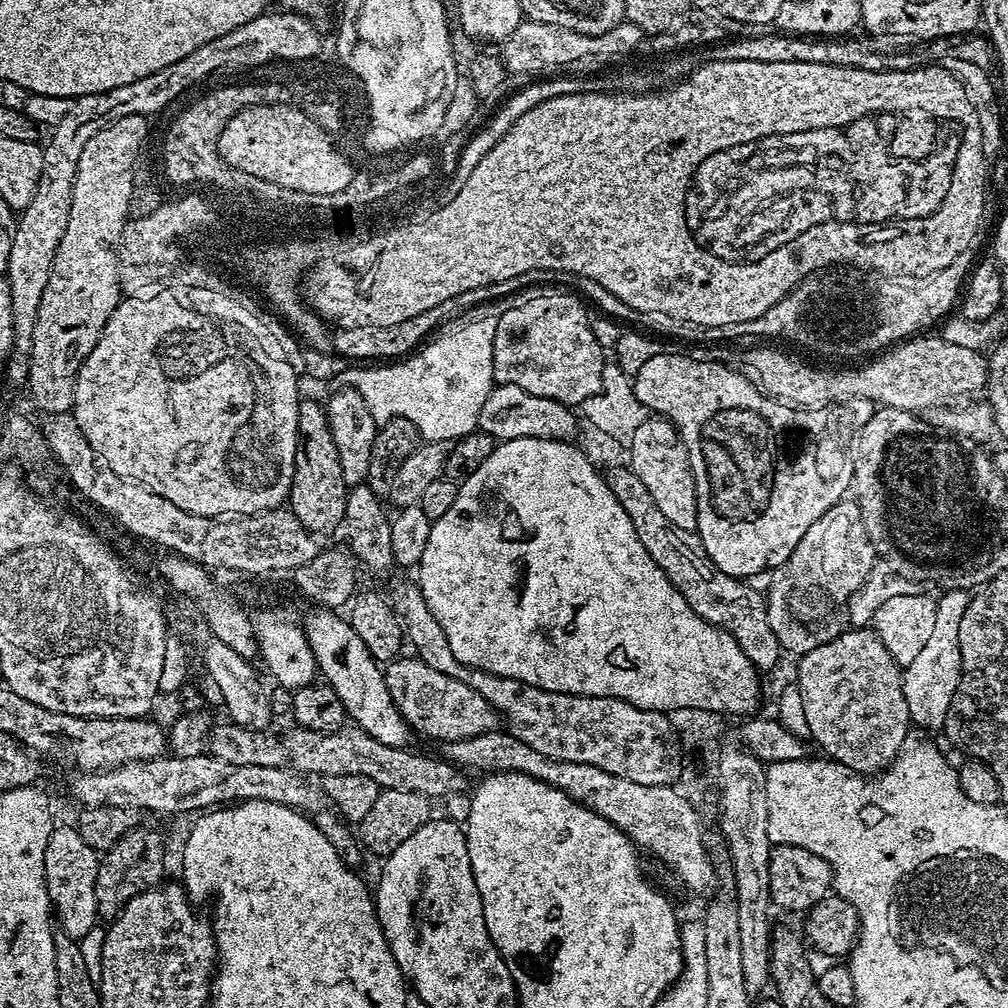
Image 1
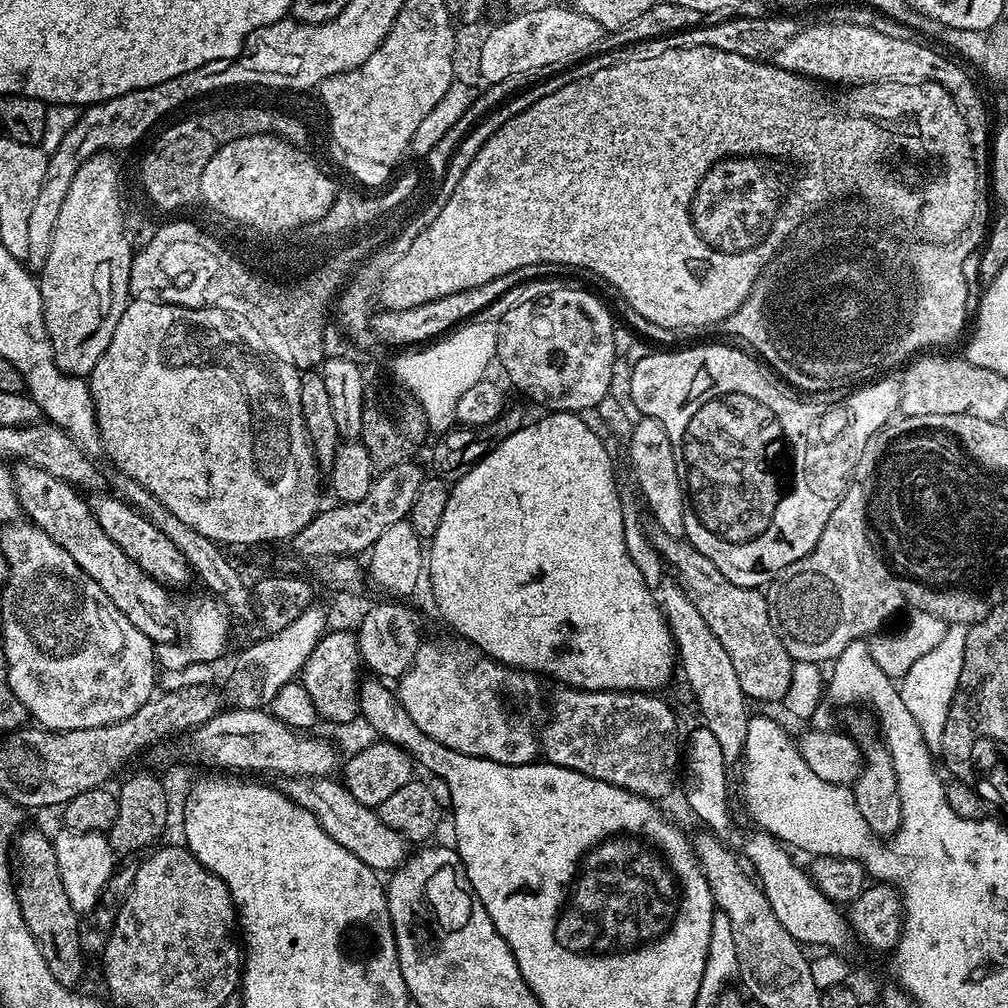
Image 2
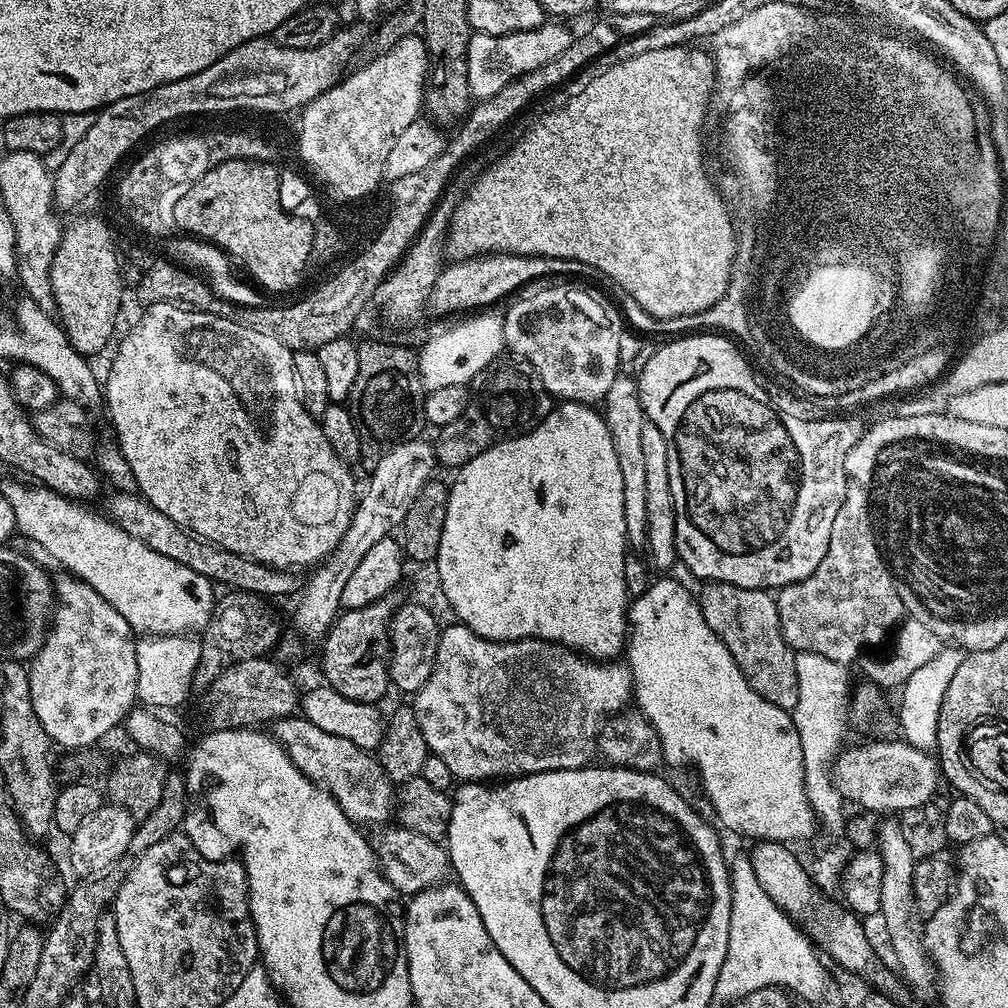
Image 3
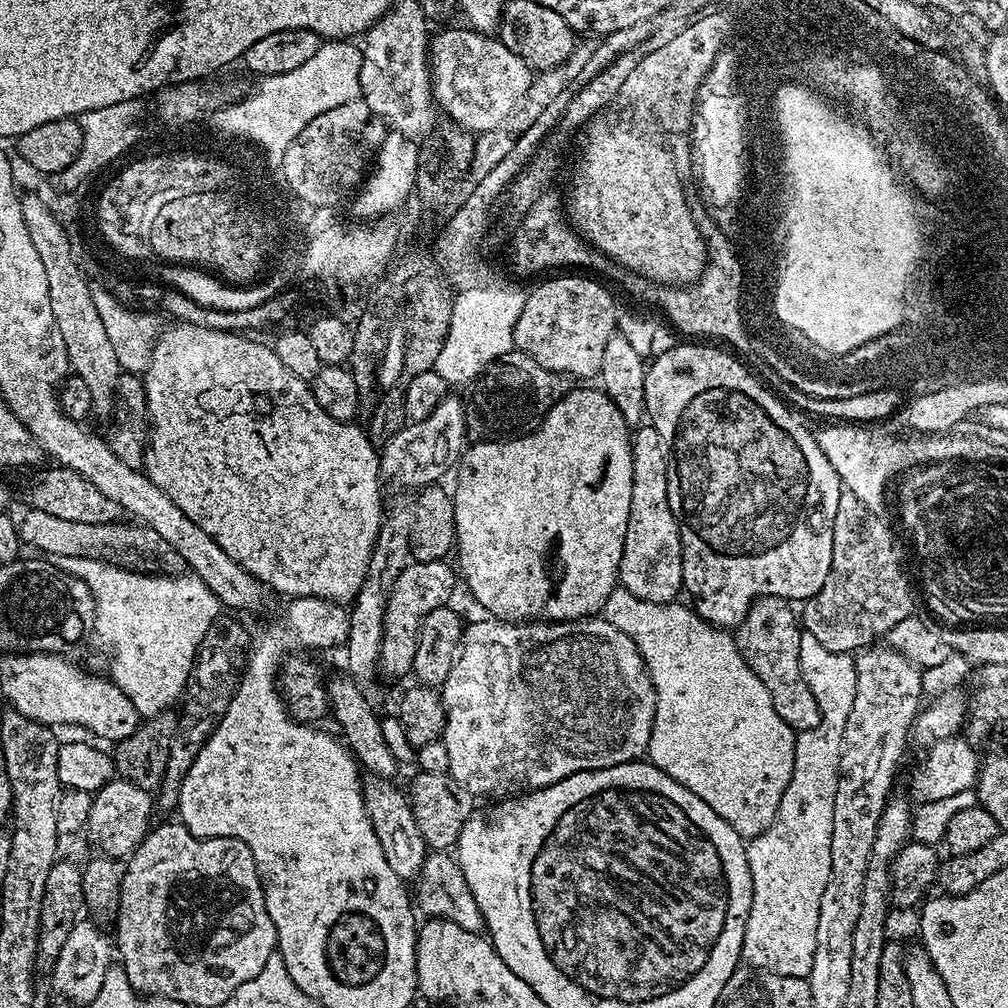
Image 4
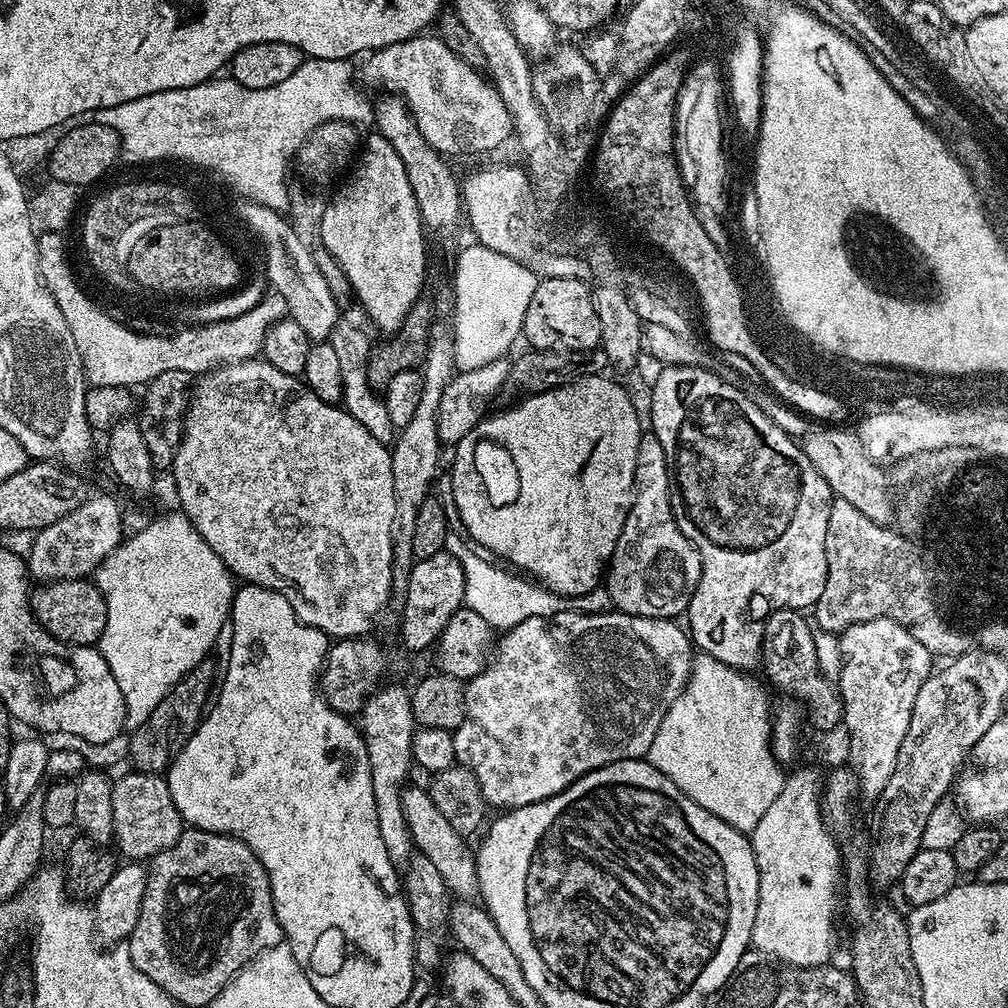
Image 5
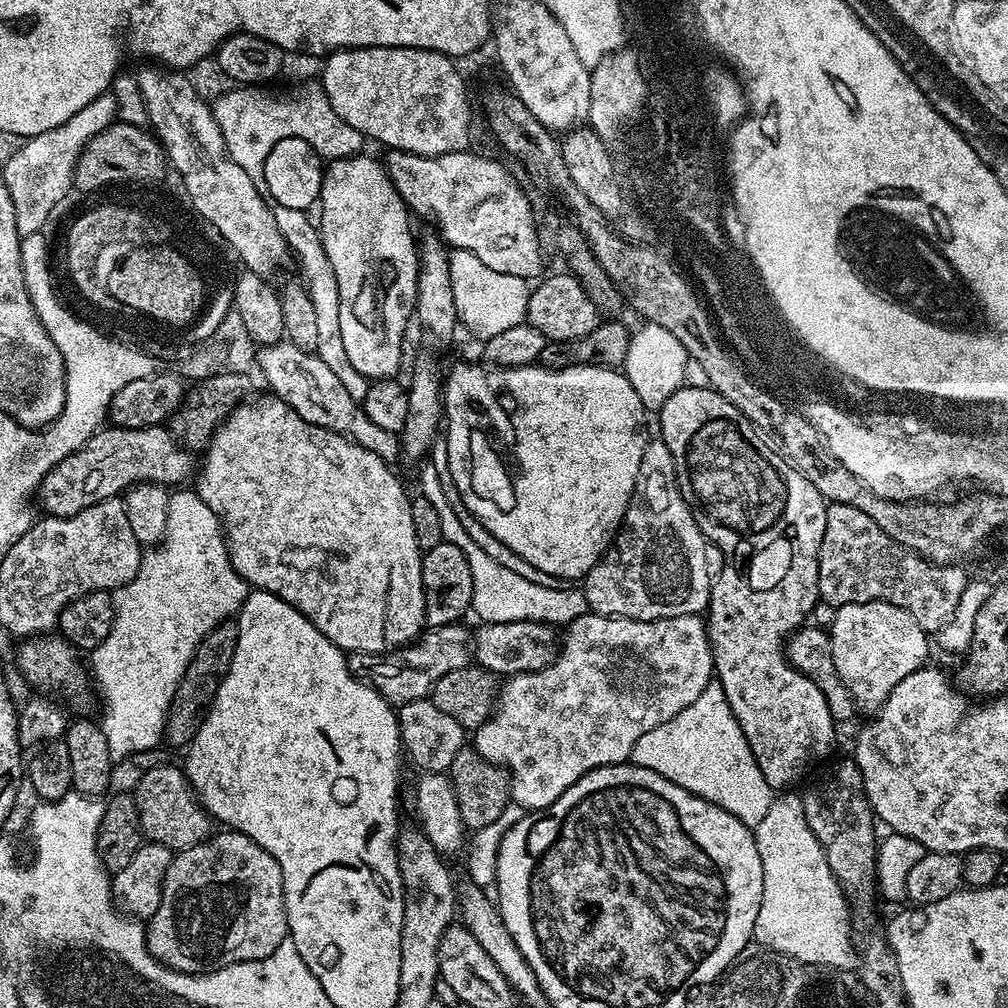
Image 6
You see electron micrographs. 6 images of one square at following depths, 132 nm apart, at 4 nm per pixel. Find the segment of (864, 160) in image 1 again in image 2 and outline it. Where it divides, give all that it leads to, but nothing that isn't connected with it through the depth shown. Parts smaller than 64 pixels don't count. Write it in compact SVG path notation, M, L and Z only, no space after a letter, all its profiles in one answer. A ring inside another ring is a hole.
M730 156L712 164L708 173L700 179L692 199L692 225L711 248L720 252L742 252L756 247L756 232L762 231L767 224L769 227L770 218L777 215L778 204L772 201L768 192L748 196L748 184L754 183L756 176L770 175L772 168L768 164L771 163L760 163L747 156Z

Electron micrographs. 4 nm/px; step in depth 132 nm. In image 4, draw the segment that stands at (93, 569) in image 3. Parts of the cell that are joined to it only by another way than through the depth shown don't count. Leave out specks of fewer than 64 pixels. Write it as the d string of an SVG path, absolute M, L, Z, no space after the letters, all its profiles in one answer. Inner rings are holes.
M29 507L27 511L28 513L26 513L25 516L22 518L19 517L18 520L20 543L21 545L27 547L29 544L30 547L37 548L37 550L40 551L37 553L47 554L49 557L57 556L58 554L66 554L67 556L89 556L90 558L94 558L95 560L107 560L109 562L132 562L128 560L156 560L160 556L161 538L159 534L151 530L145 531L143 527L135 526L136 528L131 528L130 525L124 524L125 522L117 522L115 524L87 524L86 522L66 522L66 518L54 518L54 514L46 514L46 510L38 510L37 508Z

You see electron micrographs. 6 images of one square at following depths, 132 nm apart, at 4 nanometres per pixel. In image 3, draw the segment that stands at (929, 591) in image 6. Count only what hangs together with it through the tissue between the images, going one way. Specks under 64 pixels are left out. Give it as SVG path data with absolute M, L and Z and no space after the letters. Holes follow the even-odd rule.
M849 483L846 498L842 498L842 506L838 506L838 515L834 517L834 526L830 530L830 546L826 546L826 558L818 562L818 570L814 570L810 578L788 584L775 593L782 634L796 652L823 654L833 662L851 665L865 651L863 648L867 644L878 643L888 631L891 633L901 623L906 606L900 597L901 589L896 588L895 583L897 581L886 563L874 527L874 508L870 503L869 489L863 483Z

